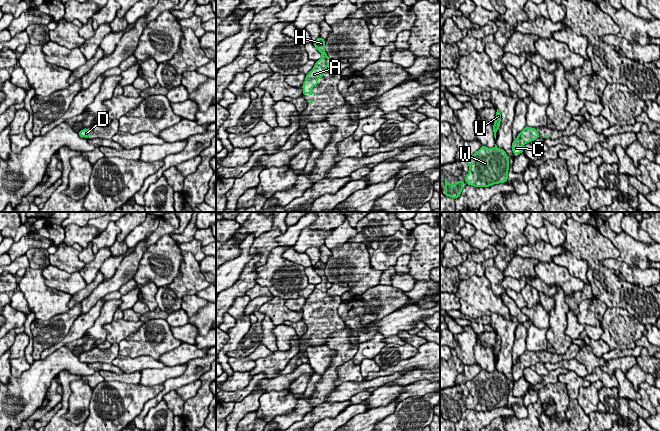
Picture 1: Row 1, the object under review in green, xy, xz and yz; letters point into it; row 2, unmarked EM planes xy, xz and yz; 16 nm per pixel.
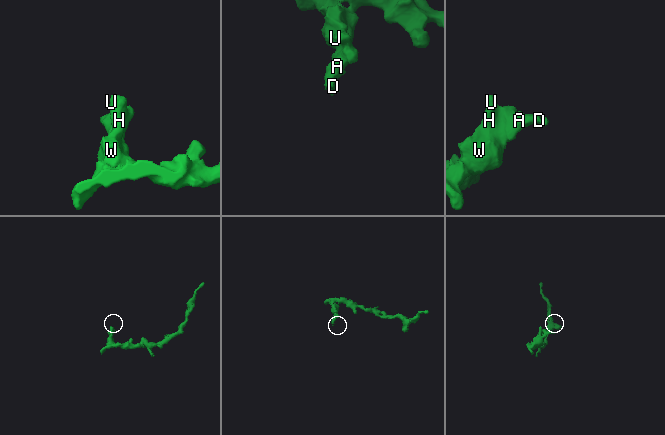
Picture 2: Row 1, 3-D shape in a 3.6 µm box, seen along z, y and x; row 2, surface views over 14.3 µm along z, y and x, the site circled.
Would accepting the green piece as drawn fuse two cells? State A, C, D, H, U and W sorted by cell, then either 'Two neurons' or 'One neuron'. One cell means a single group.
Groups: A C D H U W. One neuron

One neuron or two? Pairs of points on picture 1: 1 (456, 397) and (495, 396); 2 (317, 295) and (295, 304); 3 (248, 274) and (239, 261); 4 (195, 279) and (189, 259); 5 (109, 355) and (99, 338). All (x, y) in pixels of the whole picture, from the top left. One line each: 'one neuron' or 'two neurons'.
1: one neuron
2: two neurons
3: two neurons
4: one neuron
5: two neurons

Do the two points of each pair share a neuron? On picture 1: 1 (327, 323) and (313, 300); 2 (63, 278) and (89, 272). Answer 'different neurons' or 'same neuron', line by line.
1: same neuron
2: different neurons

